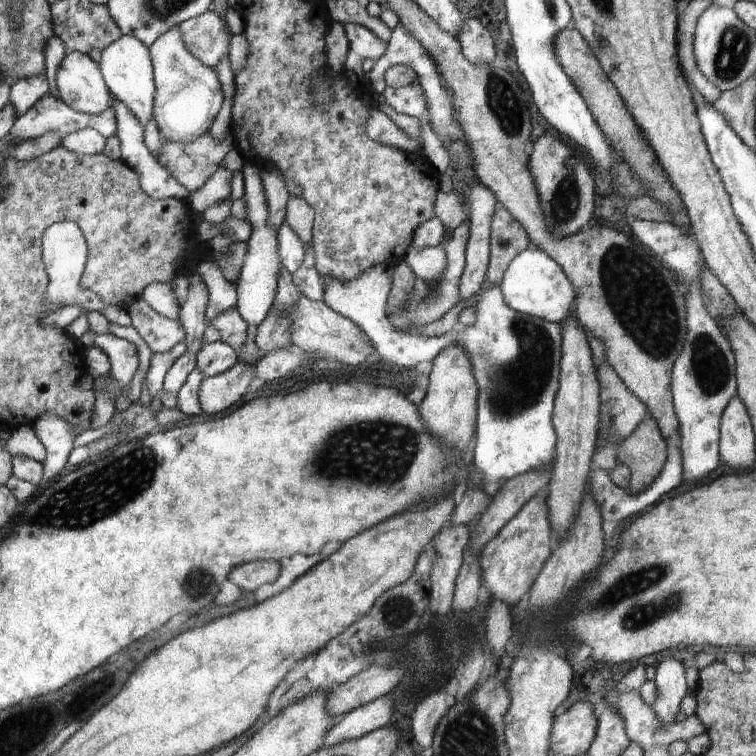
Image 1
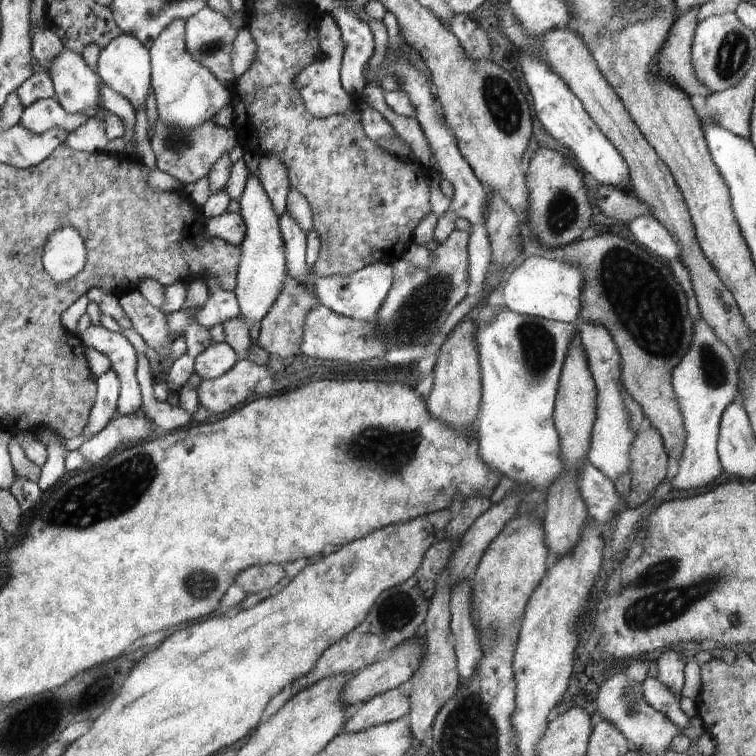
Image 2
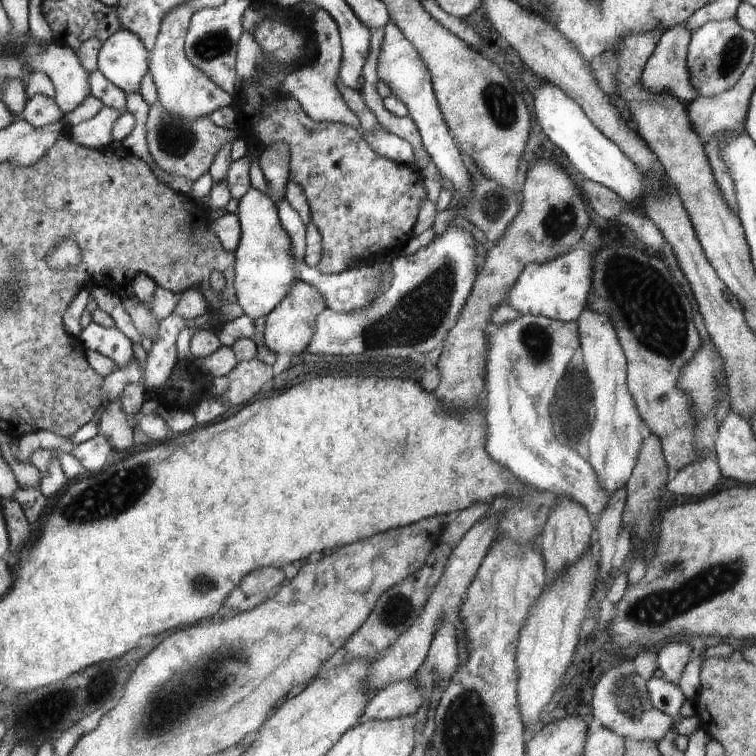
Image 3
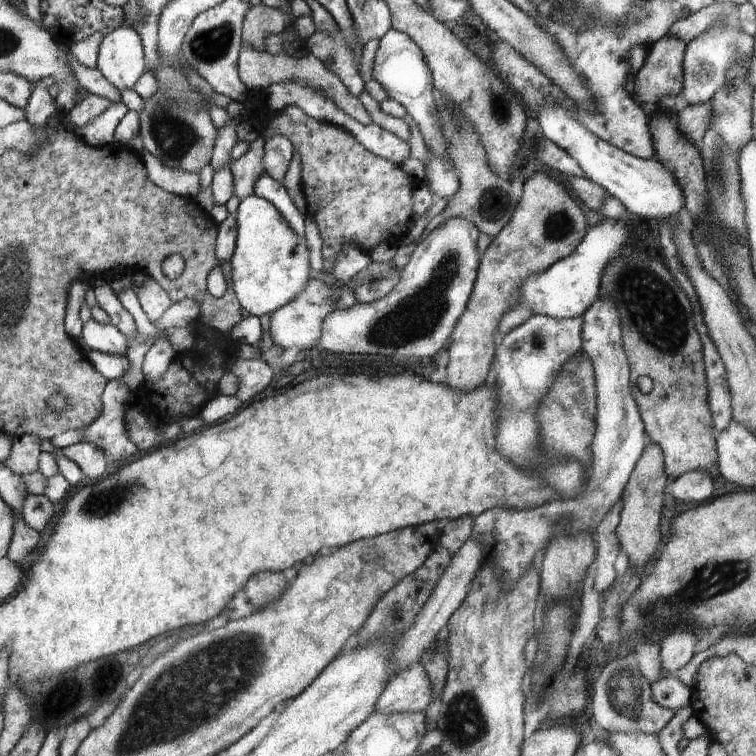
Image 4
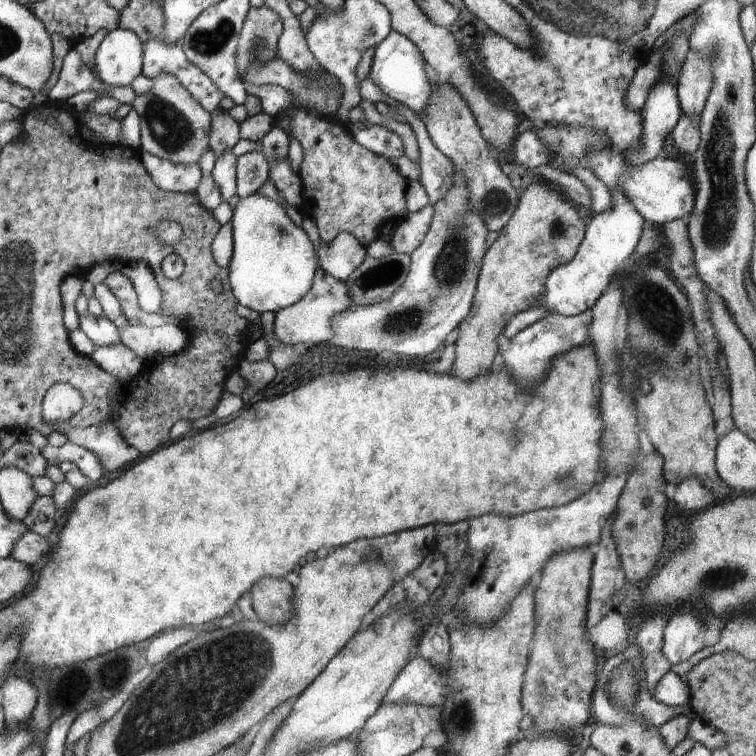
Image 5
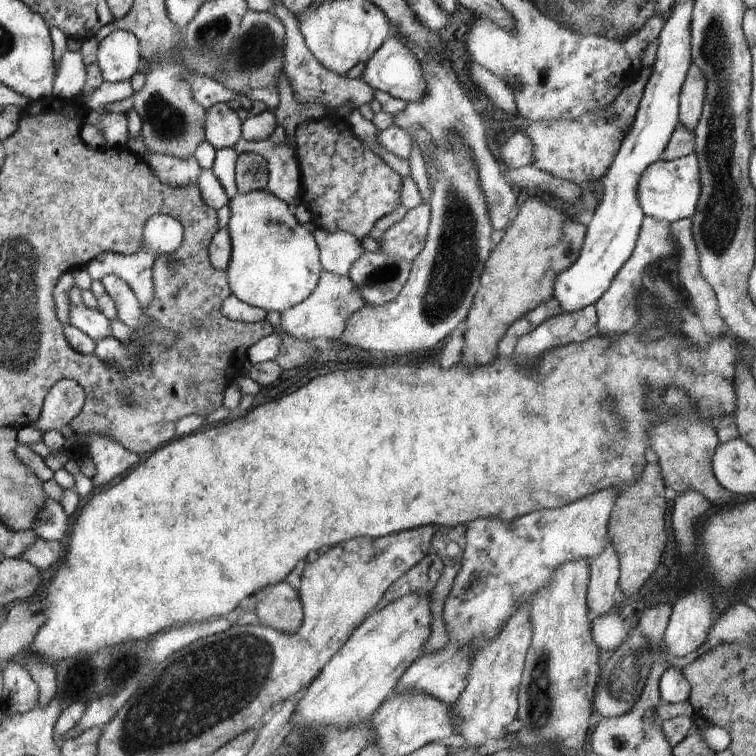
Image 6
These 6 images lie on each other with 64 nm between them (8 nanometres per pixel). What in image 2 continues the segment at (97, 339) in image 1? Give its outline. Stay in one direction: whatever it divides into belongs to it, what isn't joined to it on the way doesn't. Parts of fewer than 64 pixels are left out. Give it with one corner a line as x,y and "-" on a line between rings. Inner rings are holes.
88,326
86,332
82,332
82,335
78,336
81,338
84,347
92,348
93,350
98,350
101,354
104,354
111,363
111,370
119,370
122,376
120,380
120,391
117,401
117,415
130,416
141,410
142,398
140,394
140,388
138,382
135,378
137,366
138,366
138,348
122,334
118,333
116,330
110,330
100,326

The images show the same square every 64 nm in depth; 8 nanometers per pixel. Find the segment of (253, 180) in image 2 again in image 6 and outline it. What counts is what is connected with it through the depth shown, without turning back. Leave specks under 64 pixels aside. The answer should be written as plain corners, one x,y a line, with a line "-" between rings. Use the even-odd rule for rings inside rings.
259,190
246,194
237,192
227,205
231,212
226,226
231,238
231,261
227,270
231,294
246,304
279,313
306,300
316,288
323,271
317,242
312,232
304,226
312,222
312,213
306,204
301,203
292,214
283,200
268,190

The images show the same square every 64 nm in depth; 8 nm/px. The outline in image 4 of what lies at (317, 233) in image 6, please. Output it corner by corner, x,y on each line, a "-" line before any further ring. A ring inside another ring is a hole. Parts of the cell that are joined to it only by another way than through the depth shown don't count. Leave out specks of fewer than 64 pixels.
342,243
332,265
332,274
344,285
355,274
370,264
369,254
360,250
354,243

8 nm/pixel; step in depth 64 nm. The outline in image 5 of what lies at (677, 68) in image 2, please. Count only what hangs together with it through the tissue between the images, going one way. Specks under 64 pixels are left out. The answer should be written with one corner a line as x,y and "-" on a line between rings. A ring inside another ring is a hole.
661,47
636,69
632,82
625,94
625,107
630,111
640,111
646,102
649,88
658,80
661,71

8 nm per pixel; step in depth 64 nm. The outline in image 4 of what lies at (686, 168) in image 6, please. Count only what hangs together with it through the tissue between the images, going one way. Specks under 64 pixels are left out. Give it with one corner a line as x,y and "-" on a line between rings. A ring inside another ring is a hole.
553,101
543,105
537,119
544,136
566,151
590,180
605,188
643,223
647,223
648,220
676,217
685,207
682,187
675,179
673,172
661,163
656,154
644,160
611,145
578,121
573,114
573,109
566,109

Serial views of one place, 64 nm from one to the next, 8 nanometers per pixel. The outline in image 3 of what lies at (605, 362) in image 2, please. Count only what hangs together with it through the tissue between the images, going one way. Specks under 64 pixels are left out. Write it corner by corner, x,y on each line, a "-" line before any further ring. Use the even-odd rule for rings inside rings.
587,306
577,318
577,323
585,376
592,396
590,434
582,440
586,440
588,444
587,461
611,498
628,482
639,457
641,444
645,439
641,433
643,418
639,415
627,387
627,360
611,318
606,313
596,312

